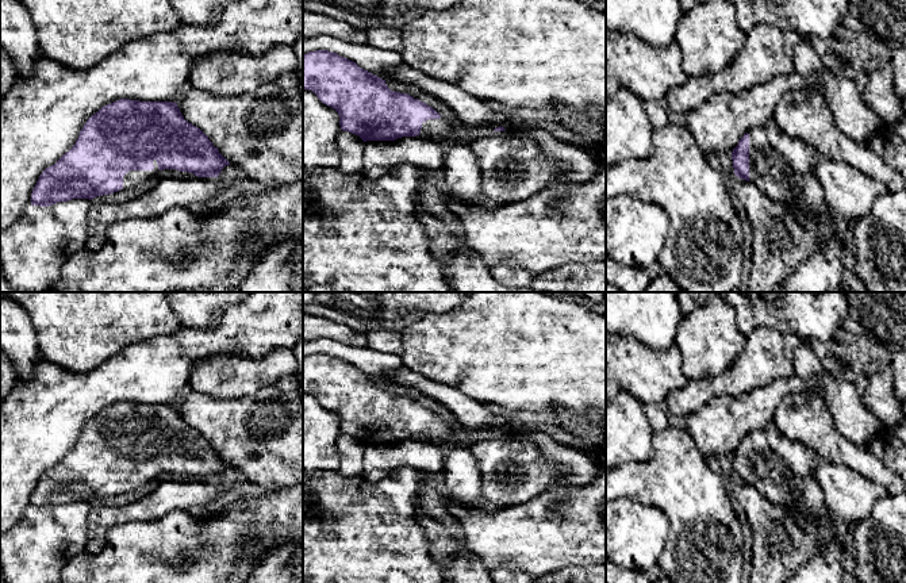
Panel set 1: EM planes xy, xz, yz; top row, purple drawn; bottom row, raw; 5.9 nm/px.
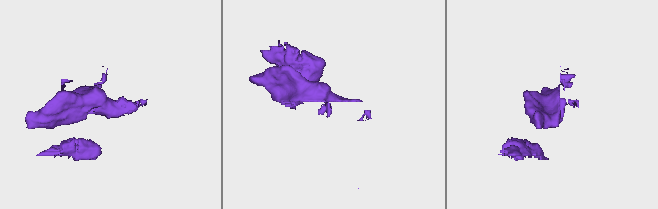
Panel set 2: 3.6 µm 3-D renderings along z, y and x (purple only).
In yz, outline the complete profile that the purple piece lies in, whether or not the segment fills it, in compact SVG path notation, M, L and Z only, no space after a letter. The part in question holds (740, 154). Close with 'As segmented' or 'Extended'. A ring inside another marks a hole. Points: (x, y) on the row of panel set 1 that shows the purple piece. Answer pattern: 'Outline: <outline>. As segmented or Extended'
Outline: M775 119L761 127L749 129L732 151L737 177L755 184L776 204L778 211L787 207L798 214L802 220L807 212L826 214L829 211L819 181L813 173L813 165L817 158L818 153L811 145L786 135Z. Extended

